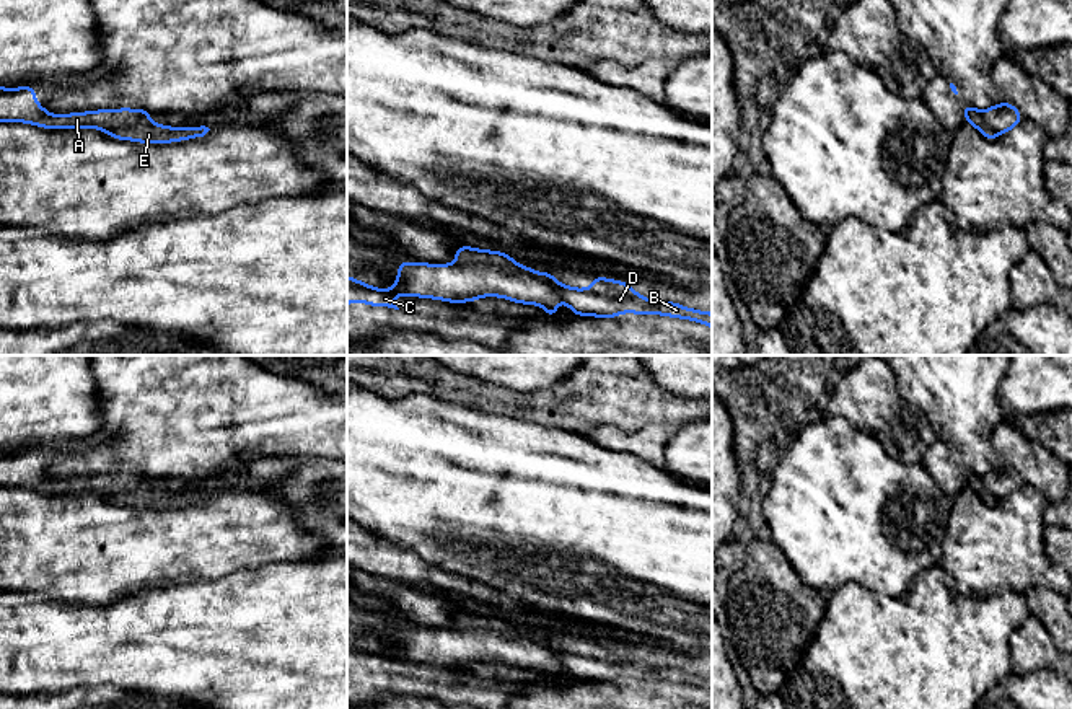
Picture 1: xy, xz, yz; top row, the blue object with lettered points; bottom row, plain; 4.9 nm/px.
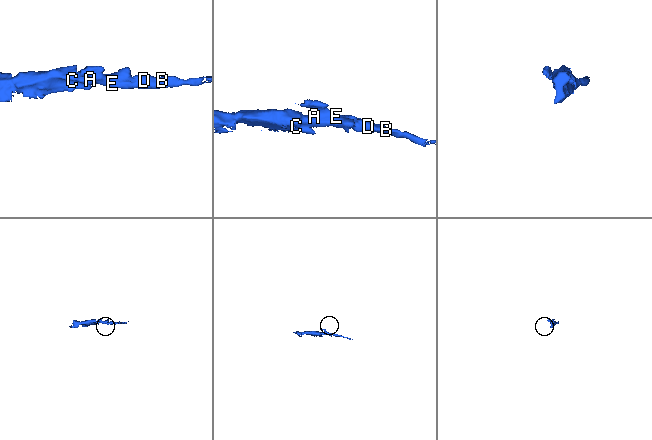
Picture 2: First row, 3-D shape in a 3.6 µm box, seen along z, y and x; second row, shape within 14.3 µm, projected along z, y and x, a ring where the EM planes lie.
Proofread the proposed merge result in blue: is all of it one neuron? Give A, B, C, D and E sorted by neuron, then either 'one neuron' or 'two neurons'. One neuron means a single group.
groups A C / B D E; two neurons

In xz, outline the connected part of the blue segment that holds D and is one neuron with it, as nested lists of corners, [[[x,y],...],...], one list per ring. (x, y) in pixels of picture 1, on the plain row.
[[[456,611],[455,623],[459,629],[482,629],[489,632],[500,632],[510,639],[526,637],[533,642],[543,644],[560,655],[560,663],[575,681],[613,685],[621,678],[663,680],[670,683],[697,686],[712,694],[712,678],[686,673],[674,667],[653,667],[639,660],[627,647],[622,645],[611,645],[595,639],[593,650],[590,654],[573,654],[559,649],[552,642],[551,632],[546,639],[539,639],[531,632],[515,628],[507,618]]]

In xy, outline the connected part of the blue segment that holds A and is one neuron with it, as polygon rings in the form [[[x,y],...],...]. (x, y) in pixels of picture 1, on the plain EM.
[[[0,450],[0,487],[28,487],[44,494],[83,494],[94,492],[108,497],[112,492],[134,489],[140,482],[148,482],[150,474],[99,474],[72,479],[49,479],[36,466],[36,455],[31,450],[5,455]]]

